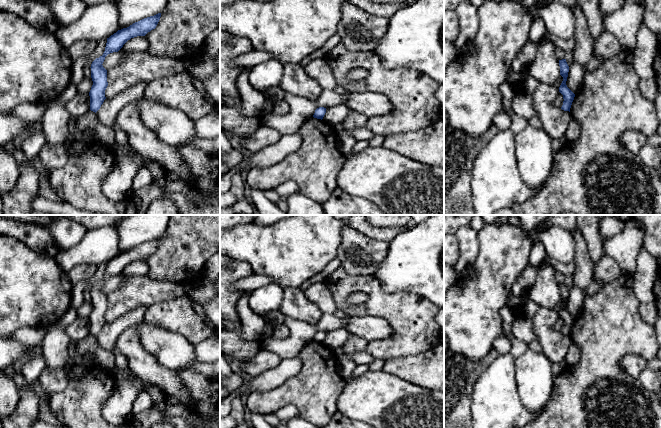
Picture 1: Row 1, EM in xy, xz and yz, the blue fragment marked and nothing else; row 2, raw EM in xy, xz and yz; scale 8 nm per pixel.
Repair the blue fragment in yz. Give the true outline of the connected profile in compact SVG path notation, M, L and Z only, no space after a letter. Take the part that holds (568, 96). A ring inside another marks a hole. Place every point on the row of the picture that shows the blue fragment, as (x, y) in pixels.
M566 59L559 60L560 75L563 77L563 81L559 87L559 92L563 95L563 105L561 107L564 111L569 111L574 100L575 94L567 87L566 81L569 72L569 66Z

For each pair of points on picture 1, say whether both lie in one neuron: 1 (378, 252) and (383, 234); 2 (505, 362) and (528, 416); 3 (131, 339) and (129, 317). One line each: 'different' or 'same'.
1: different
2: same
3: different

